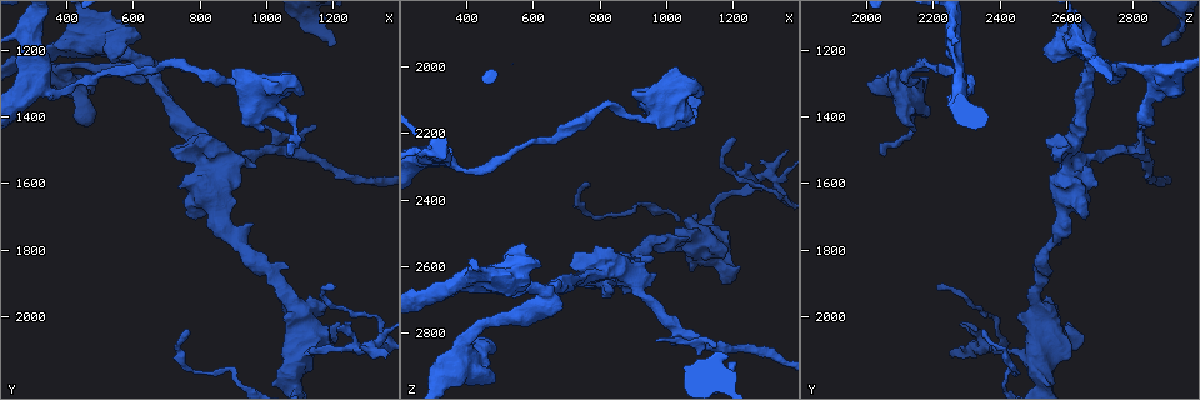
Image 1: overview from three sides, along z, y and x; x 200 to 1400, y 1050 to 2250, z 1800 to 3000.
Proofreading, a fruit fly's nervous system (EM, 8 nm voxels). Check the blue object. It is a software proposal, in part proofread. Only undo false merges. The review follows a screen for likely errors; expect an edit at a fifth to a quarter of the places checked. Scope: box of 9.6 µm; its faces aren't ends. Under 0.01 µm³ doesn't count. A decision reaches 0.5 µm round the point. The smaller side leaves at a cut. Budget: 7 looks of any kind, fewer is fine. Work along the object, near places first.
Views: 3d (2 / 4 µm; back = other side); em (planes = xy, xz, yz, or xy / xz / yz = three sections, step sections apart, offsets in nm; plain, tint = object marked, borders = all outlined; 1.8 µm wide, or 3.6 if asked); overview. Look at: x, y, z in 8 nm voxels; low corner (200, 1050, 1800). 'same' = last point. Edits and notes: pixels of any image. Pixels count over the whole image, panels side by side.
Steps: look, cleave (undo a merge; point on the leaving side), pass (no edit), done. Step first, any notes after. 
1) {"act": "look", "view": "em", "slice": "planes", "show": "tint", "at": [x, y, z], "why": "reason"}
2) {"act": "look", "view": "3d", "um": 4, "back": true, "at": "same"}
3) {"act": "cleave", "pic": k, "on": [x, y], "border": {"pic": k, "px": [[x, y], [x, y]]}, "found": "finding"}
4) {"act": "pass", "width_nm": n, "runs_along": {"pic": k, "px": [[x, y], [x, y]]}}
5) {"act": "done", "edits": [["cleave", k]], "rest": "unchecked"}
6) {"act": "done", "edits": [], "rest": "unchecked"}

{"act": "look", "view": "3d", "um": 4, "at": [390, 1270, 2860], "why": "two arms at a narrow angle"}

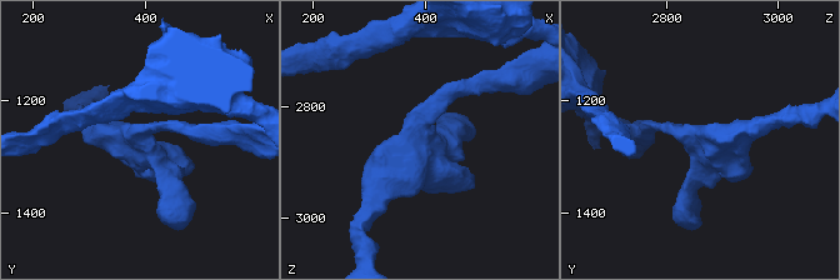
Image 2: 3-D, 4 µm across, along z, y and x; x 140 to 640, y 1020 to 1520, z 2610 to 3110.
{"act": "look", "view": "em", "slice": "planes", "show": "plain", "at": [395, 1275, 2855]}

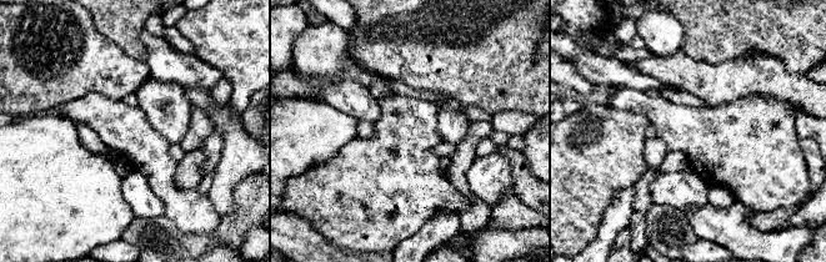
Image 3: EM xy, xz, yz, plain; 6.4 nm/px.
{"act": "look", "view": "em", "slice": "planes", "show": "tint", "at": "same", "why": "with the object marked"}

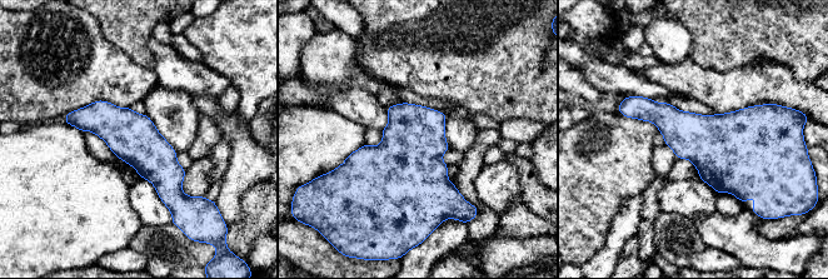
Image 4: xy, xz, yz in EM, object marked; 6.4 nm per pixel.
{"act": "pass", "width_nm": 320, "runs_along": {"pic": 4, "px": [[68, 118], [105, 119], [176, 203]]}, "found": "continuous, no second neuron"}

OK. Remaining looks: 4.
{"act": "look", "view": "em", "slice": "yz", "step": 16, "show": "borders", "at": [630, 1240, 2680], "why": "abrupt turn"}

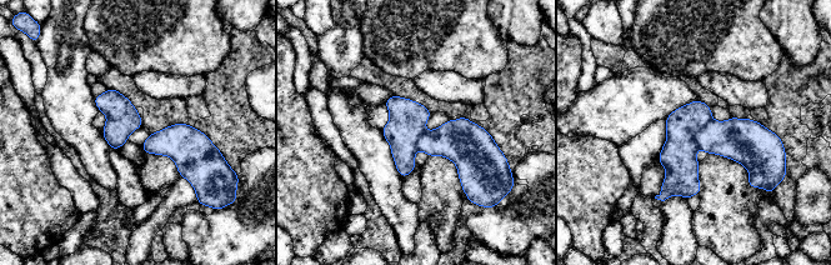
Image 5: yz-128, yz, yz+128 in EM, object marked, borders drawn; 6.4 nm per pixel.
{"act": "cleave", "pic": 5, "on": [734, 139], "width_nm": 170, "border": {"pic": 5, "px": [[711, 119], [696, 133], [696, 148]]}, "found": "a second neuron is stuck on"}

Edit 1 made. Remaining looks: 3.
{"act": "done", "edits": [["cleave", 5]], "rest": "unchecked"}

